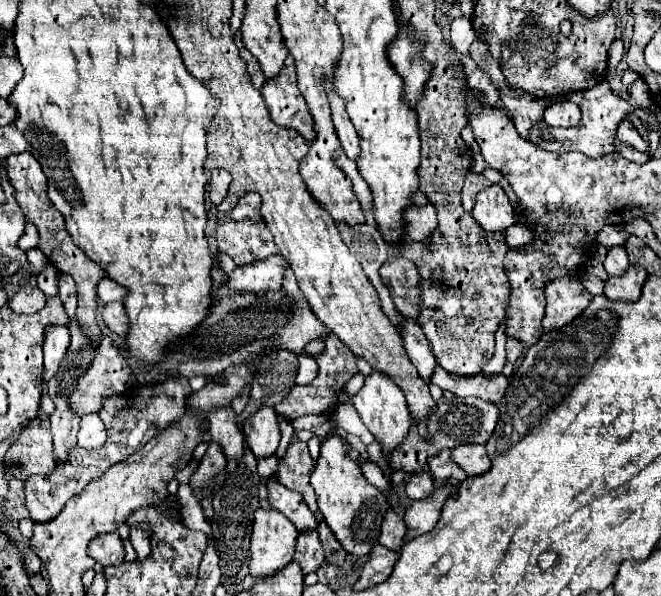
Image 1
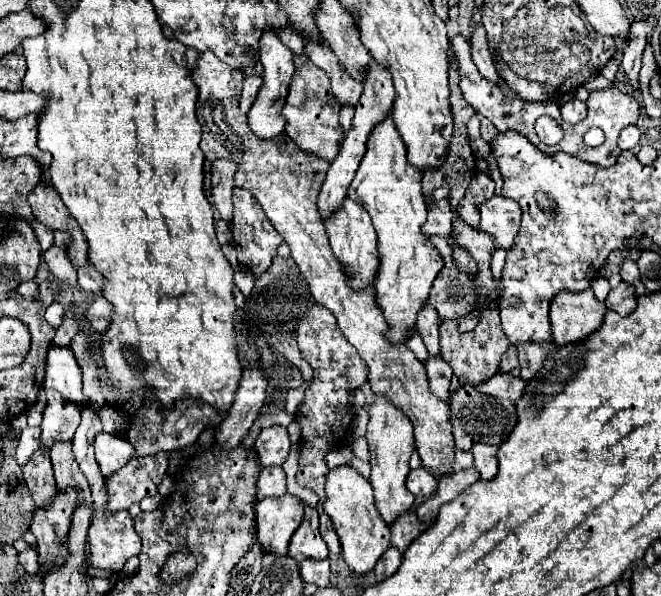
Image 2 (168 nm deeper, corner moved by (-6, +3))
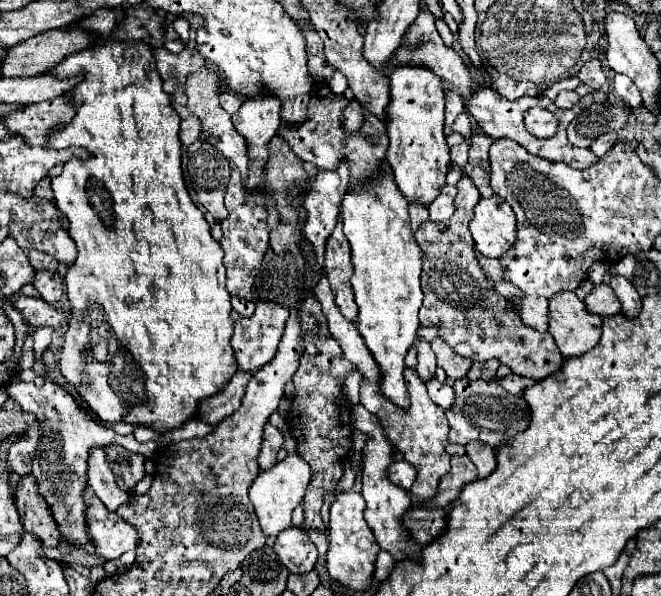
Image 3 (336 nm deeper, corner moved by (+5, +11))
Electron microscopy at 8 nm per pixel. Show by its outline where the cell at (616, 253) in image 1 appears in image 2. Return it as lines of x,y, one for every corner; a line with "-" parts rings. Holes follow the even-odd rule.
625,260
623,262
623,266
621,266
621,278
623,278
623,282
627,282
627,284
631,284
635,288
635,296
637,298
645,294
645,288
643,288
643,284
639,280
639,268
637,268
637,264
633,260

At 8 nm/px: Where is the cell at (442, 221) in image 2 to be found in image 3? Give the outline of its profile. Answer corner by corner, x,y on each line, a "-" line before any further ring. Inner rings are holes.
444,186
438,198
428,206
430,208
430,220
440,222
448,220
454,212
454,196
456,196
456,186

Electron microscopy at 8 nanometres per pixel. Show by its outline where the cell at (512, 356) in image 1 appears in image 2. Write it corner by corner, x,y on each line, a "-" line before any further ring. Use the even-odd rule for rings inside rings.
511,346
505,354
503,354
503,358
501,358
501,362
499,362
499,372
511,372
513,368
517,368
517,352
515,352
515,346

